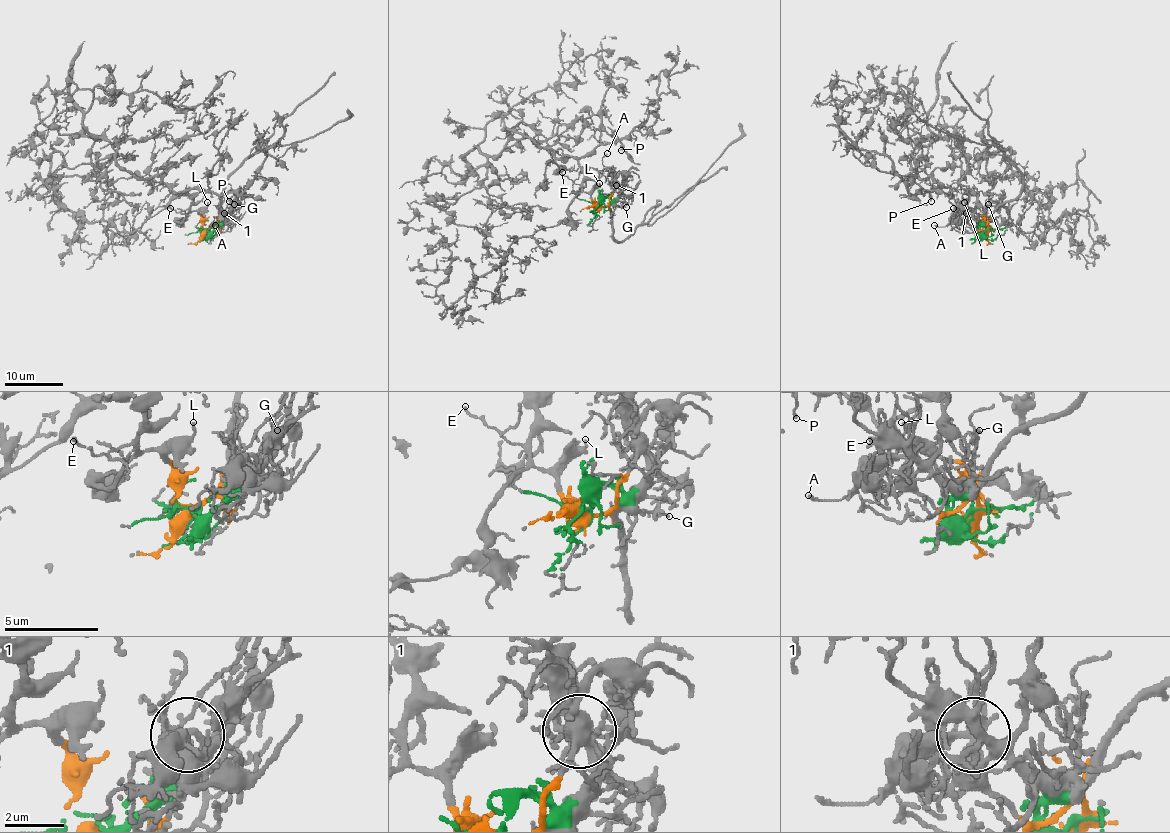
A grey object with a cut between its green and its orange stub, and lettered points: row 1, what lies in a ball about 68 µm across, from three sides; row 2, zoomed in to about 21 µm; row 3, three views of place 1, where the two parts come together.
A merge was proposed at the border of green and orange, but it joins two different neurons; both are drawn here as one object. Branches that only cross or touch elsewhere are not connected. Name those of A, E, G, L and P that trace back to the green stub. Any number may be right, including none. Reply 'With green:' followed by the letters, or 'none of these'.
With green: A, G

